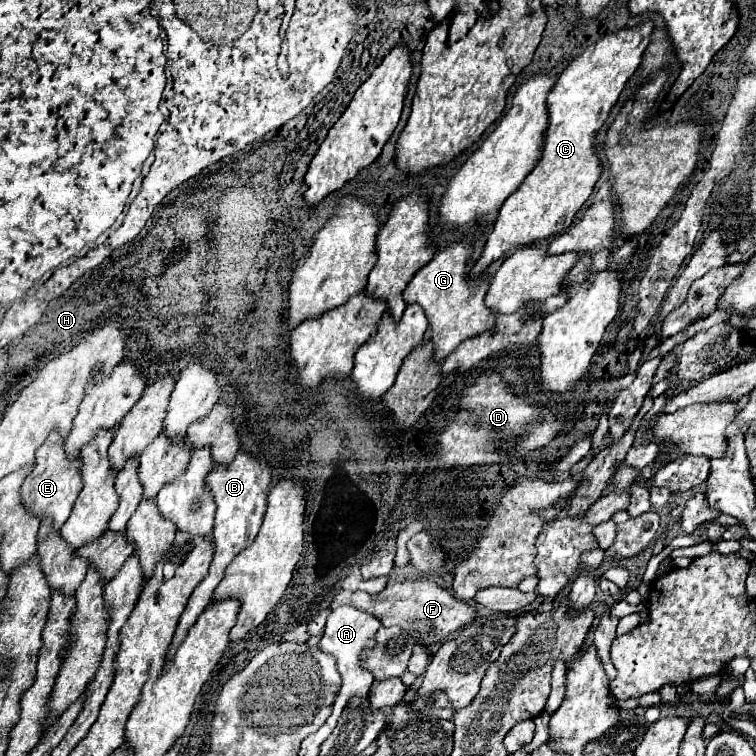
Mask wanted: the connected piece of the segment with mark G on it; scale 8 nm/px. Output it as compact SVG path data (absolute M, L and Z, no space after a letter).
M470 241L450 243L446 249L434 255L434 259L412 277L408 287L404 289L404 303L418 303L428 317L430 323L430 345L434 349L434 361L442 363L460 343L482 335L494 325L494 313L486 309L484 295L488 283L484 279L470 279L466 275L466 261L470 259L472 245Z

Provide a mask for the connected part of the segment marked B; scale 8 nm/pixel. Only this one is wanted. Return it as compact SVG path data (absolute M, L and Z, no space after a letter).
M238 451L236 461L232 461L230 465L216 465L208 473L206 487L210 489L210 493L214 497L214 503L216 503L216 521L214 521L214 537L212 537L214 559L210 563L210 575L194 589L184 613L180 615L180 623L178 623L174 639L172 639L170 647L168 647L166 659L174 657L174 649L178 649L180 641L186 639L186 631L196 623L198 615L212 601L214 589L222 581L226 567L232 563L232 559L240 551L244 551L256 539L260 523L262 523L262 515L266 511L266 487L268 485L270 485L270 469L268 469L268 465L258 461L256 457L250 457L250 455L242 453L242 451Z

